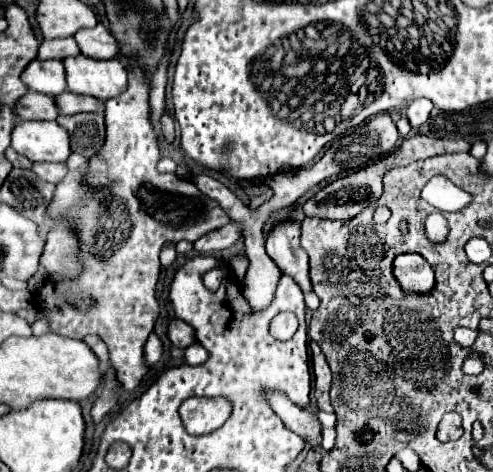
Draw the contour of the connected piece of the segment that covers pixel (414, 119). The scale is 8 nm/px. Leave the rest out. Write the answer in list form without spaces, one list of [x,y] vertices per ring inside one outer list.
[[[419,98],[419,100],[411,102],[409,108],[407,108],[407,118],[409,118],[411,126],[419,128],[421,124],[425,124],[429,114],[431,114],[431,110],[433,110],[433,104],[427,98]]]

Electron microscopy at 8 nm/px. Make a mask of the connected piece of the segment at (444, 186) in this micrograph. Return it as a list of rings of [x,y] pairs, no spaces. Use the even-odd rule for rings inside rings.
[[[435,176],[431,178],[423,192],[421,192],[421,198],[425,202],[429,202],[431,206],[435,206],[437,210],[441,212],[455,212],[455,210],[461,210],[463,206],[469,204],[471,196],[467,192],[463,192],[461,188],[453,186],[451,182],[447,184],[449,180],[445,176]]]

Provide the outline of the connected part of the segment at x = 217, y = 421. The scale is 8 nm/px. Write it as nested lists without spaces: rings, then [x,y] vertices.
[[[225,396],[190,397],[181,404],[179,414],[189,434],[207,434],[225,424],[231,416],[231,402]]]

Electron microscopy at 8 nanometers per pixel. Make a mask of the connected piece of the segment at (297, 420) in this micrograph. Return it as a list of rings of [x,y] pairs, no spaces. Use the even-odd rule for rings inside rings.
[[[273,392],[273,396],[269,396],[269,400],[271,400],[277,416],[281,416],[281,420],[285,422],[285,426],[291,432],[301,436],[311,448],[321,446],[321,424],[317,420],[317,416],[313,414],[313,410],[301,410],[297,406],[293,406],[279,392]]]

